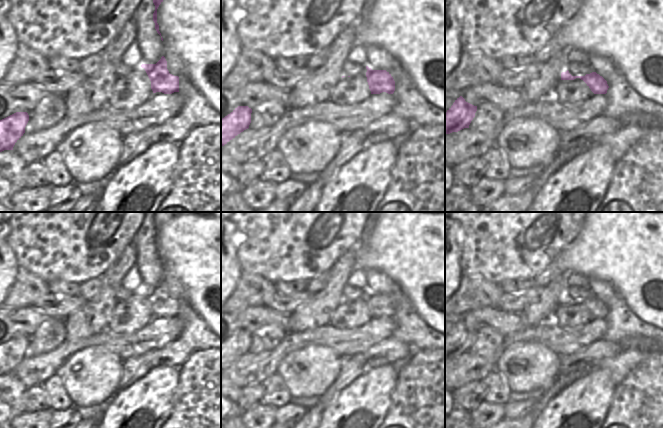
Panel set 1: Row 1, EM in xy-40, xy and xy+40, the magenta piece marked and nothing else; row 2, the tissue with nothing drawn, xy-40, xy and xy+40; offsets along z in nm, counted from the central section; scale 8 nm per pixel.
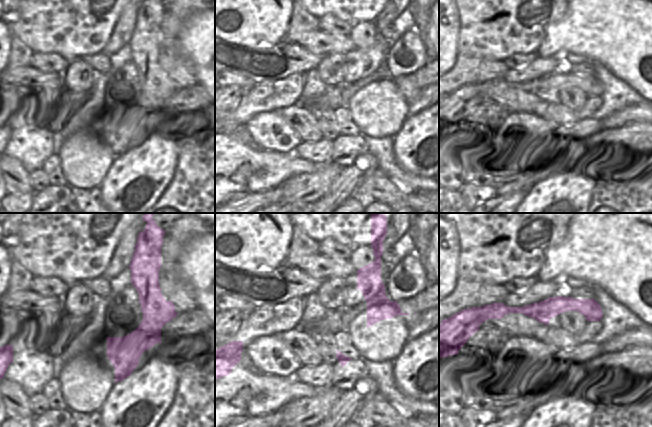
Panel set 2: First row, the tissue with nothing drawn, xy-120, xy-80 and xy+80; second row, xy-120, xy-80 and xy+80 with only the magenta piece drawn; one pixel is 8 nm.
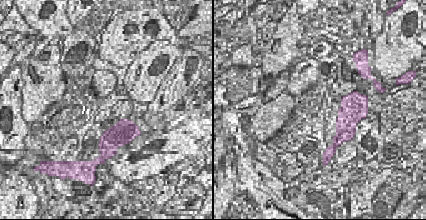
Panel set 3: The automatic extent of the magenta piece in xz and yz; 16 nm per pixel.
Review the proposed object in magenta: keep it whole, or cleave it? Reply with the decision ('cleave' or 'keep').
cleave

